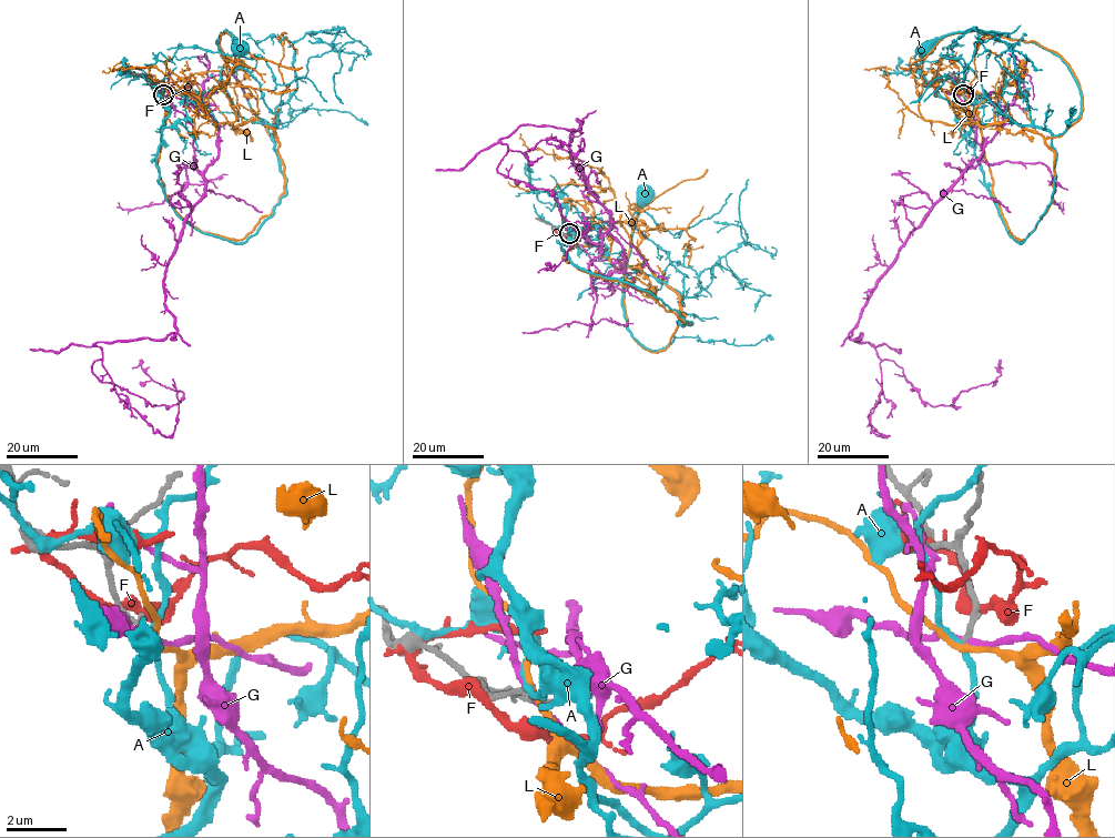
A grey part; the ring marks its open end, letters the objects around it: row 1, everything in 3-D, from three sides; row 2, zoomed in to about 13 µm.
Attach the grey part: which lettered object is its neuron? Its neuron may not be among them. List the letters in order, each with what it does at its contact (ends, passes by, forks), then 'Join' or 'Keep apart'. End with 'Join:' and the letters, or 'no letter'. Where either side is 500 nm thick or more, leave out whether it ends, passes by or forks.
A: It passes by. Keep apart
F: It passes by. Keep apart
G: It passes by. Keep apart
L: It passes by. Keep apart
Join: no letter

